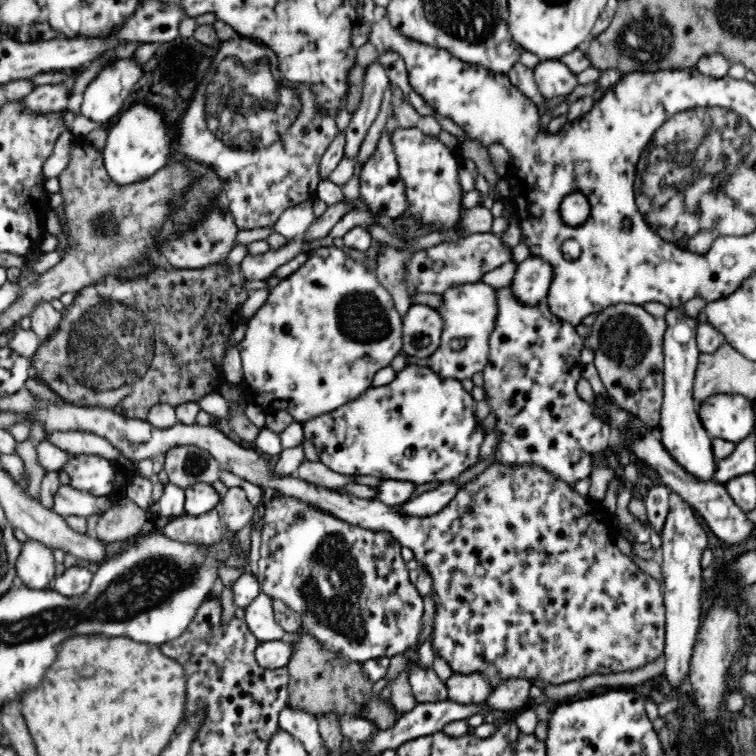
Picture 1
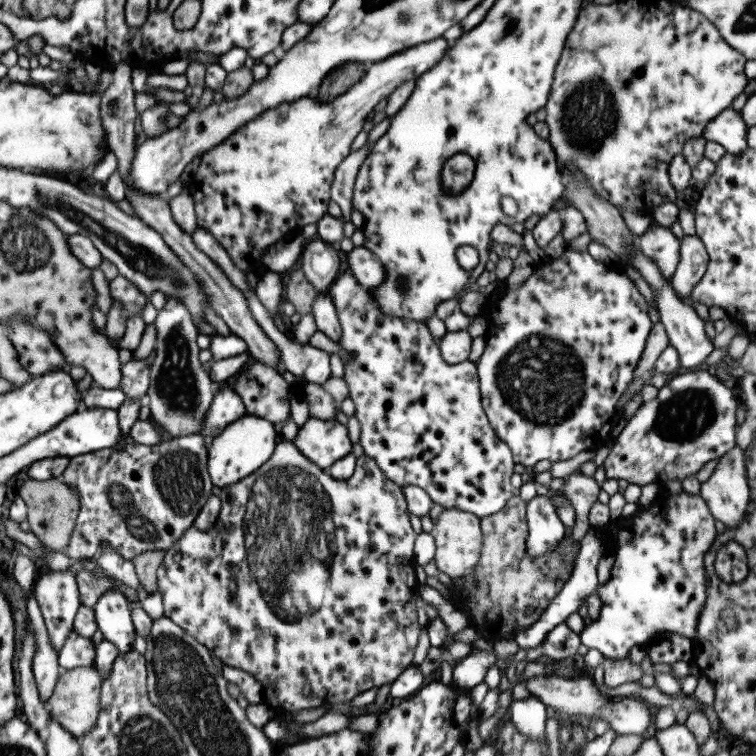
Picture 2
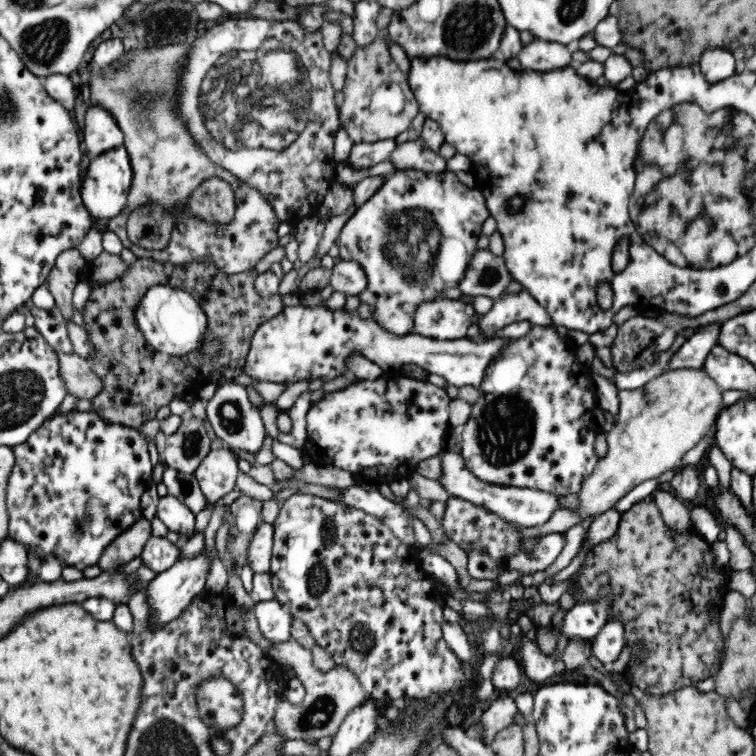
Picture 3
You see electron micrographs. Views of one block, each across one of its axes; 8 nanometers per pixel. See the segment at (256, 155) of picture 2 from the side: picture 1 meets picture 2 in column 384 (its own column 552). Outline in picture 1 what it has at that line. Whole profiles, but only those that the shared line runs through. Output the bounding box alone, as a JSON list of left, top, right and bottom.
[533,59,579,99]

